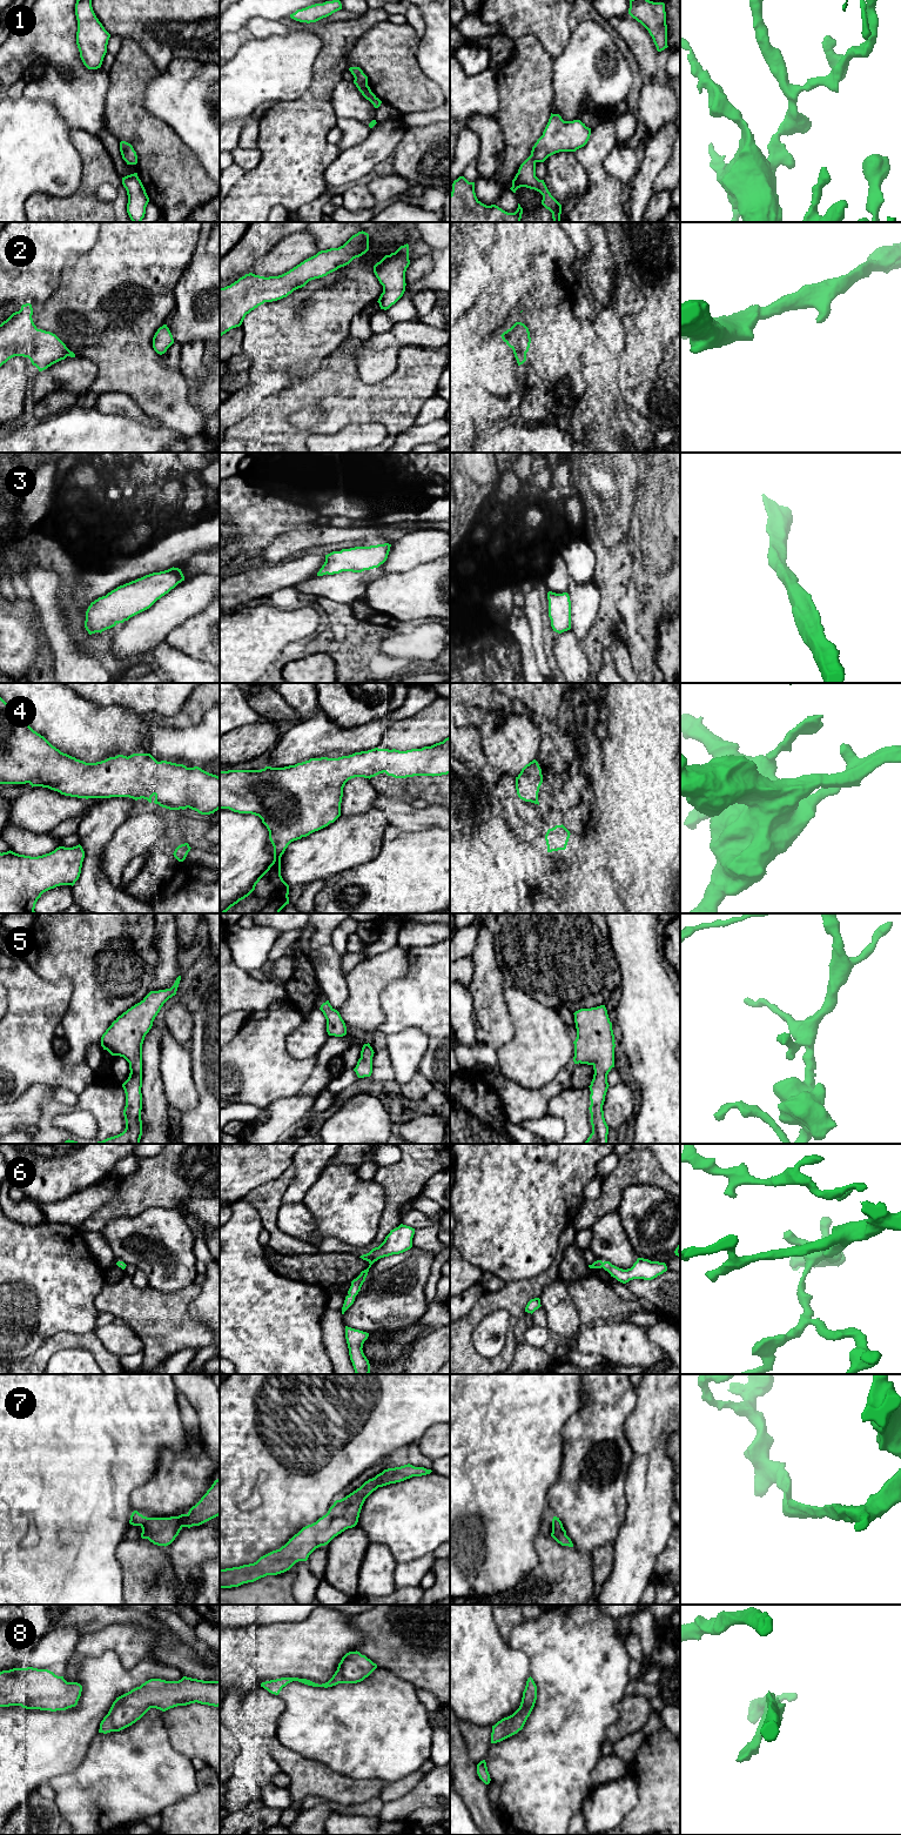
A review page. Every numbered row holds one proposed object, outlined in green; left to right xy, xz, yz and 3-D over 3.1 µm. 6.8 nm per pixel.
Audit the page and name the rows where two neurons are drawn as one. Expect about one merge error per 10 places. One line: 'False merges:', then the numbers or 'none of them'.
False merges: none of them

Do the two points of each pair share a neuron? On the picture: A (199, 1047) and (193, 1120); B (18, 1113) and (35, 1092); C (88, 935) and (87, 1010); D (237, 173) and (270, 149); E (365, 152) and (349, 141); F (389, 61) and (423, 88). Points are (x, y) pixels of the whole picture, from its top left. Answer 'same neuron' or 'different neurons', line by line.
A: same neuron
B: same neuron
C: same neuron
D: different neurons
E: different neurons
F: same neuron

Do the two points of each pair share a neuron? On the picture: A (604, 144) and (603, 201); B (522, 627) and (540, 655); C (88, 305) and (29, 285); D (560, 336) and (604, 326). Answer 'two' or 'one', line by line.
A: one
B: two
C: two
D: two

